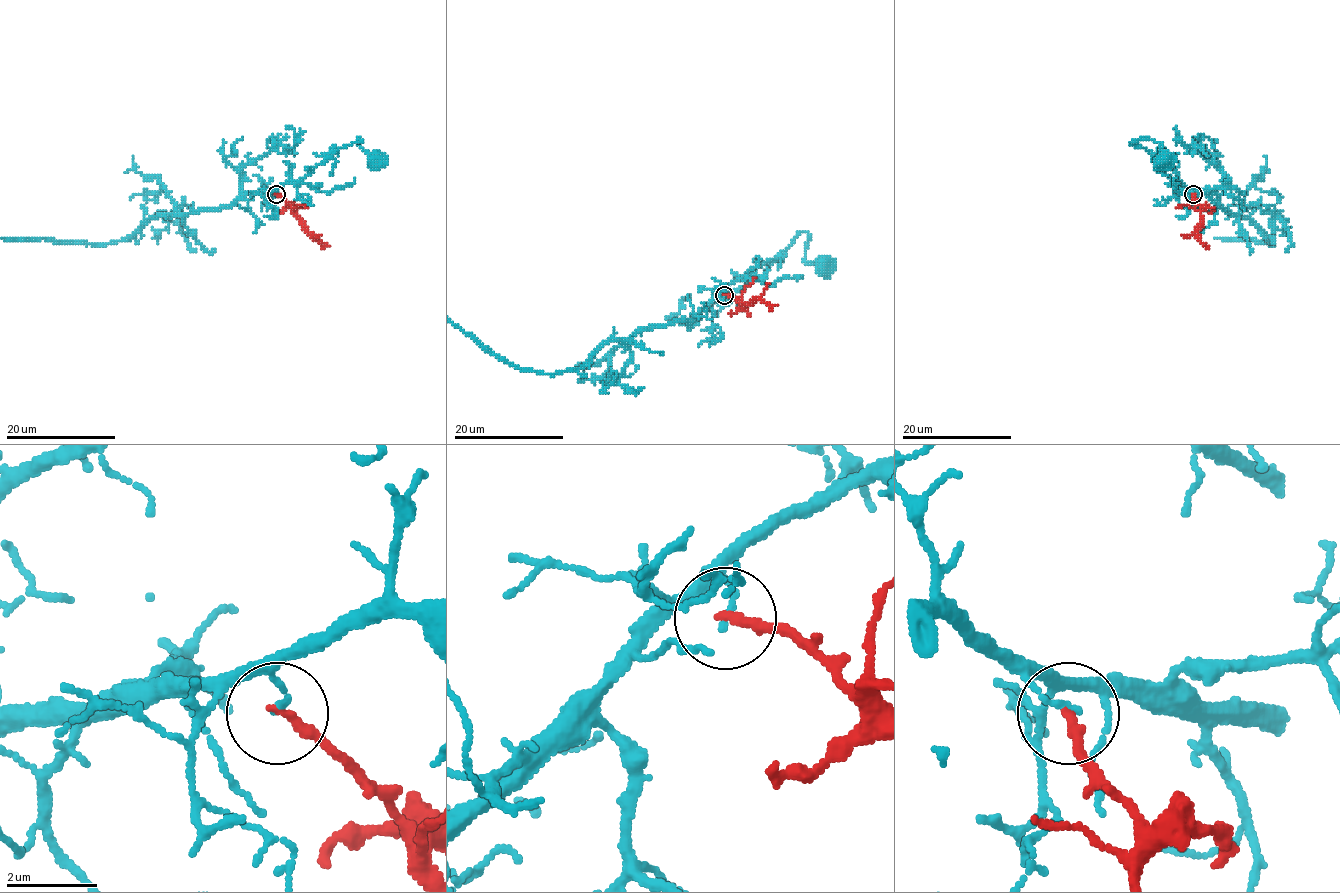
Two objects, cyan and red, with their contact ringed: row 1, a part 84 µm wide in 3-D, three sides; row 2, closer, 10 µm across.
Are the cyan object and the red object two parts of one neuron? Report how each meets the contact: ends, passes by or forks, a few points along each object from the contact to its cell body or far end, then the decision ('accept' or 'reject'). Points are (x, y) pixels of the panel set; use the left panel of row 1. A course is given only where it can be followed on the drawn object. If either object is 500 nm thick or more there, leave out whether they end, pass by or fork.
cyan ends | red ends | cyan via (275, 193), (280, 185), (299, 182), (338, 148), (359, 141), (358, 139), (356, 143), (374, 162), (377, 160) | red via (275, 193), (322, 244), (322, 249) | reject

